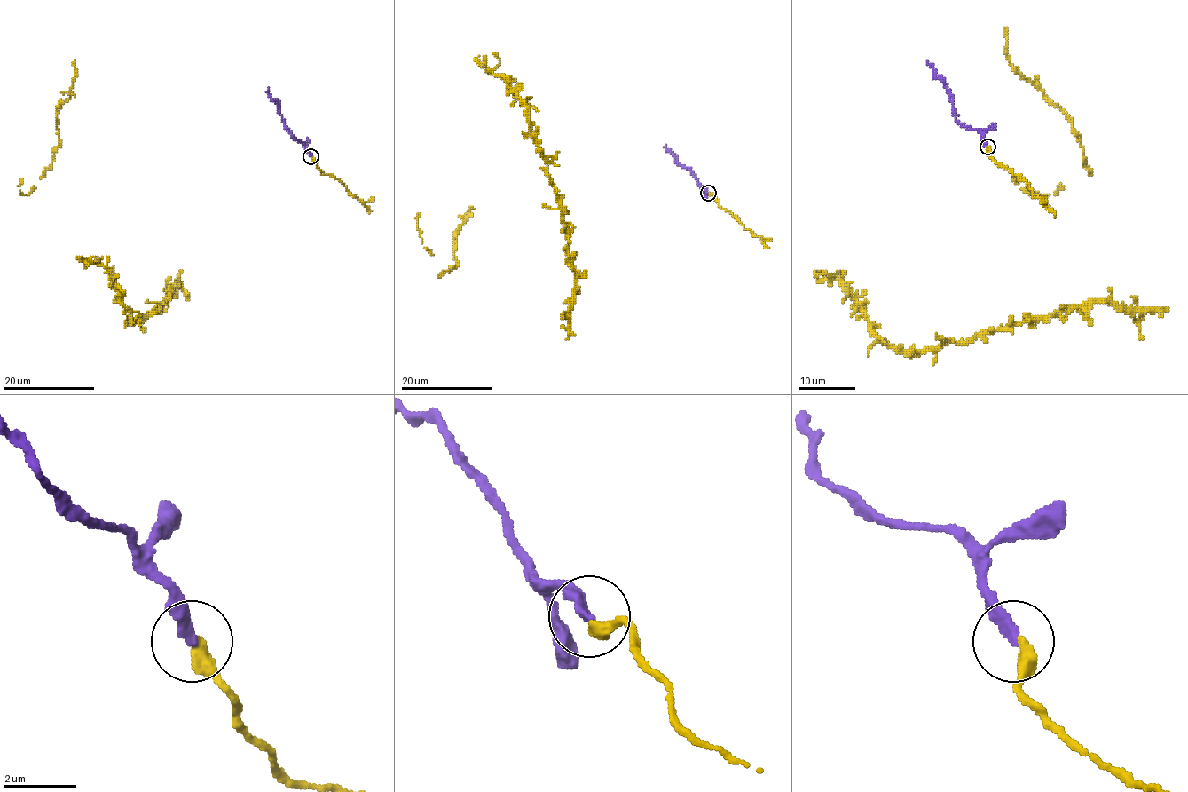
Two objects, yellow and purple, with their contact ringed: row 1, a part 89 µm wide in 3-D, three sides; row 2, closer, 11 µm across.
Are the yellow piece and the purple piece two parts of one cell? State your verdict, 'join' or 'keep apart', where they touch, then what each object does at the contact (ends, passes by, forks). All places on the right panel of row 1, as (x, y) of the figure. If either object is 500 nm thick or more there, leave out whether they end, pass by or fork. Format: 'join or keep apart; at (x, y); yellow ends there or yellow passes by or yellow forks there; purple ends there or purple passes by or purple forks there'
join; at (987, 146); yellow ends there; purple ends there

